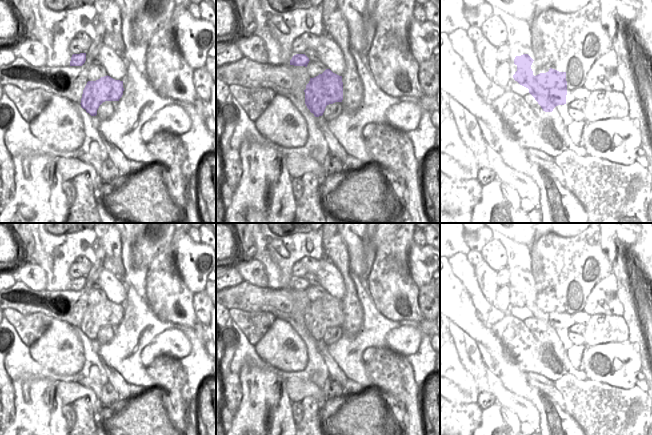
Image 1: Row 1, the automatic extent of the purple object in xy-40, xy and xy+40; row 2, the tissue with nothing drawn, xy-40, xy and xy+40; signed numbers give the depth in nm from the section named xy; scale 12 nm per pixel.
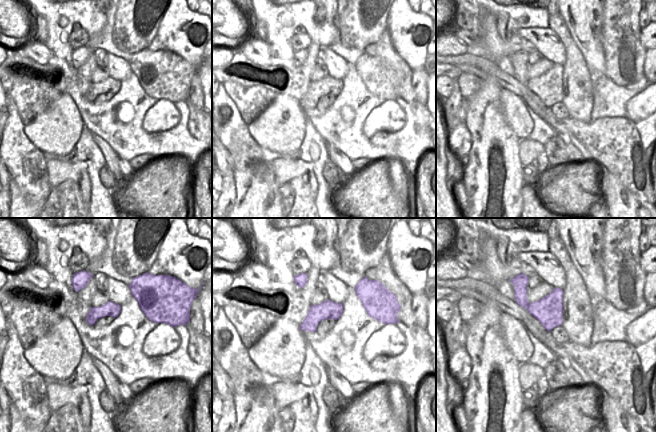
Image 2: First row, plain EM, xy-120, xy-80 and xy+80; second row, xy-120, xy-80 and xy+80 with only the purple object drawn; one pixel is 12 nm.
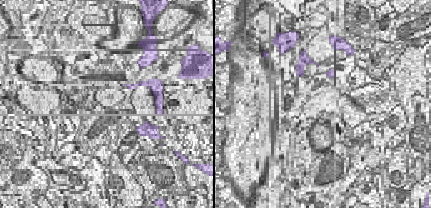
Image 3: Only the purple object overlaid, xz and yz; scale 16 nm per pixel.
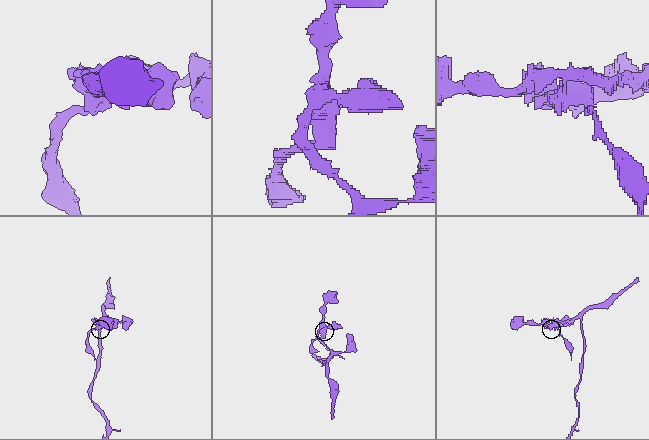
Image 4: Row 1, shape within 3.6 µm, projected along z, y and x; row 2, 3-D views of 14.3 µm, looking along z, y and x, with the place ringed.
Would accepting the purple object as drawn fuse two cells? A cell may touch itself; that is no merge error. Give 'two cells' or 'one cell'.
two cells

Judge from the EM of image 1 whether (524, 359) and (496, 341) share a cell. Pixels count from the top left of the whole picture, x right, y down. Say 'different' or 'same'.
same

